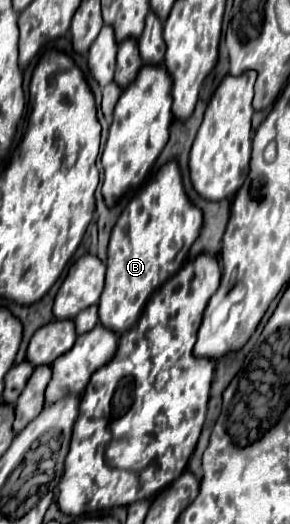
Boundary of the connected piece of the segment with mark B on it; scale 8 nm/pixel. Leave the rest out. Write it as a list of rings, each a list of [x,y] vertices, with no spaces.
[[[169,160],[159,168],[153,180],[147,182],[147,186],[139,188],[111,230],[107,280],[99,300],[99,322],[105,328],[123,334],[137,322],[153,290],[185,264],[189,248],[199,236],[201,224],[203,214],[193,202],[189,202],[177,162]]]

